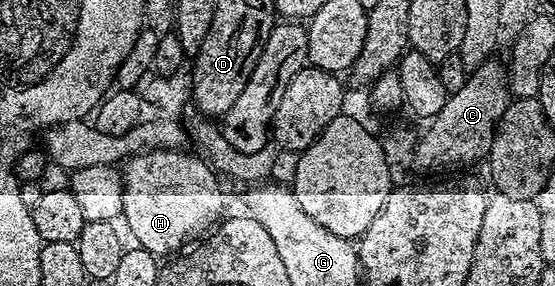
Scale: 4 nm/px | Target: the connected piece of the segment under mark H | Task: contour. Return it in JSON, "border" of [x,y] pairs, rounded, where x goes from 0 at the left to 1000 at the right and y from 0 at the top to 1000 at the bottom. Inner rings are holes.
{"border":[[[272,521],[267,535],[234,545],[223,566],[222,776],[247,839],[241,846],[272,888],[312,892],[332,874],[350,836],[382,804],[407,741],[405,682],[386,594],[359,549],[357,559],[337,538],[310,521]]]}

